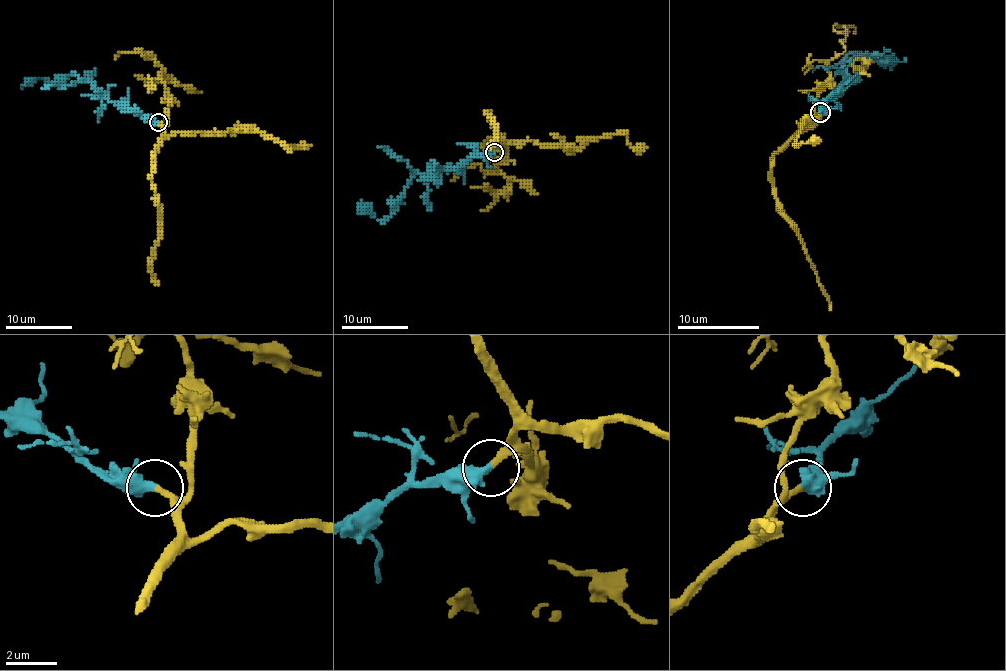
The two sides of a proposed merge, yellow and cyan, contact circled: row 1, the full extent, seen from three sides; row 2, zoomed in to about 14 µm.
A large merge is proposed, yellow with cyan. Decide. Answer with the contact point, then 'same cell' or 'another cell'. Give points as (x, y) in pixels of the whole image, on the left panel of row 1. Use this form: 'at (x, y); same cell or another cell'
at (158, 122); same cell

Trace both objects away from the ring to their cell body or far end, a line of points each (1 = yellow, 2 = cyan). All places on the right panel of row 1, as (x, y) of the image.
1: (821, 113), (774, 155), (772, 194), (780, 214), (800, 239), (831, 310)
2: (821, 113), (839, 88), (849, 54), (872, 56), (878, 62), (906, 60), (896, 60), (890, 70)

